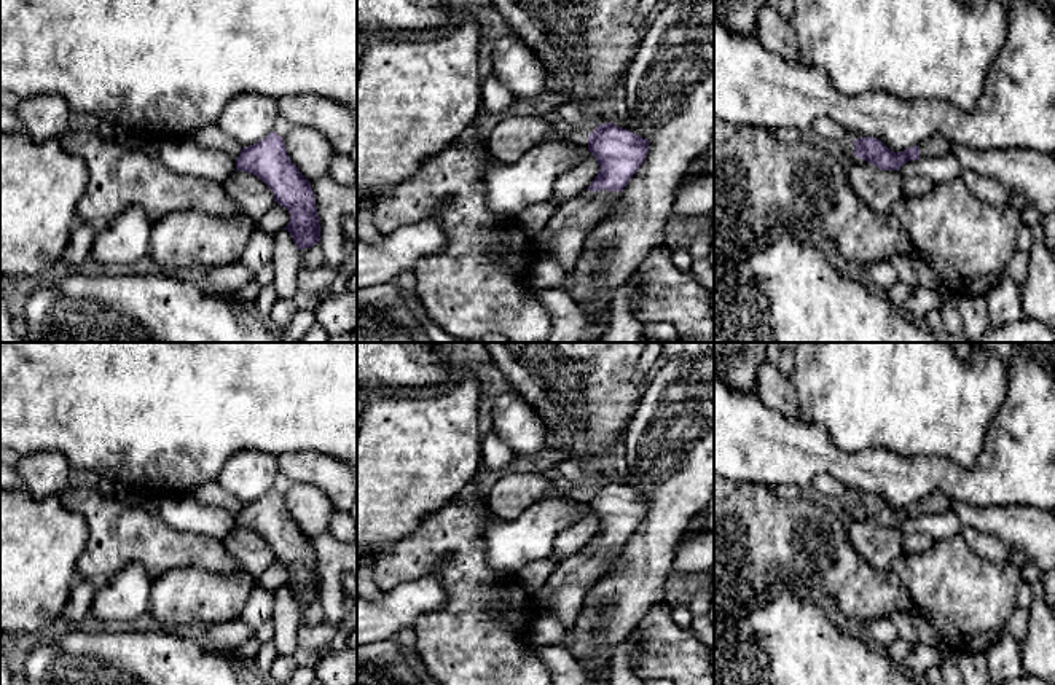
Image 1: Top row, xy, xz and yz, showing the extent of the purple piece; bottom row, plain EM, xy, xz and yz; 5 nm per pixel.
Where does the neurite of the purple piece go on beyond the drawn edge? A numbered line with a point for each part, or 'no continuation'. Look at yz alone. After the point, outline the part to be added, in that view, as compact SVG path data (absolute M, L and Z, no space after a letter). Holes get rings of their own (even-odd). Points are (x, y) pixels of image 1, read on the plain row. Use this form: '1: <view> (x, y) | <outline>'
1: yz (937, 502) | M934 492L924 500L920 500L918 507L921 515L935 515L935 513L950 511L953 503L955 500L950 499L948 495L942 492Z

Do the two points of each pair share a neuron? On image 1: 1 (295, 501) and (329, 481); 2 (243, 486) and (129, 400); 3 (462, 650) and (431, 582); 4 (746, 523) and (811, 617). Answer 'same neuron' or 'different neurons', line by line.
1: different neurons
2: different neurons
3: different neurons
4: same neuron

